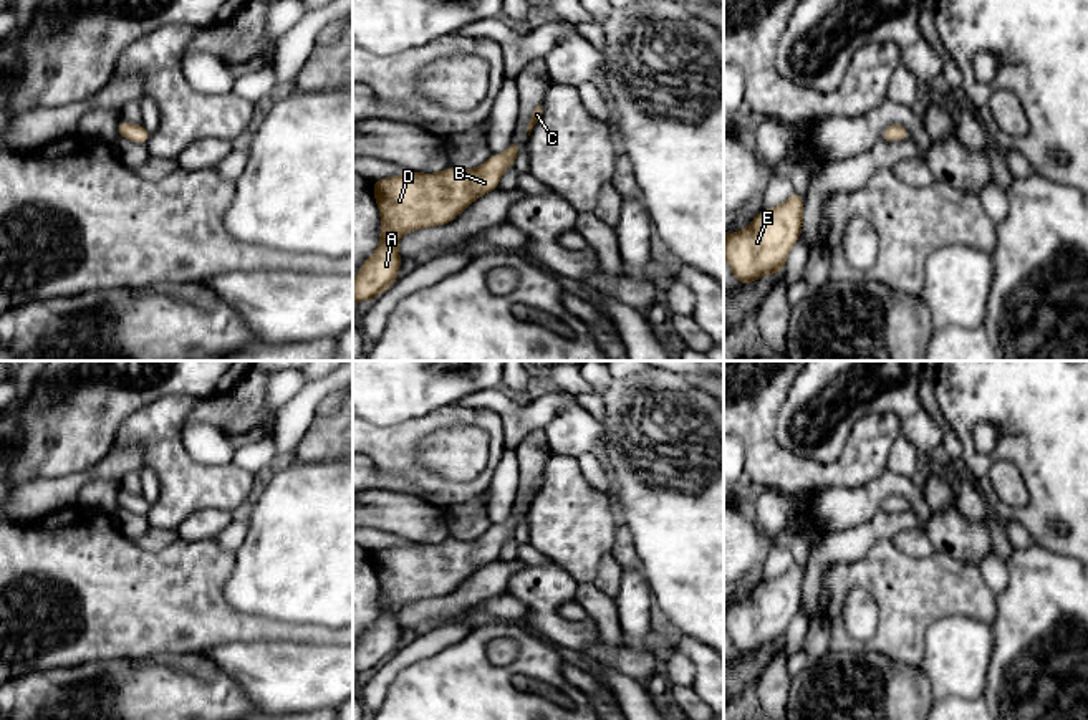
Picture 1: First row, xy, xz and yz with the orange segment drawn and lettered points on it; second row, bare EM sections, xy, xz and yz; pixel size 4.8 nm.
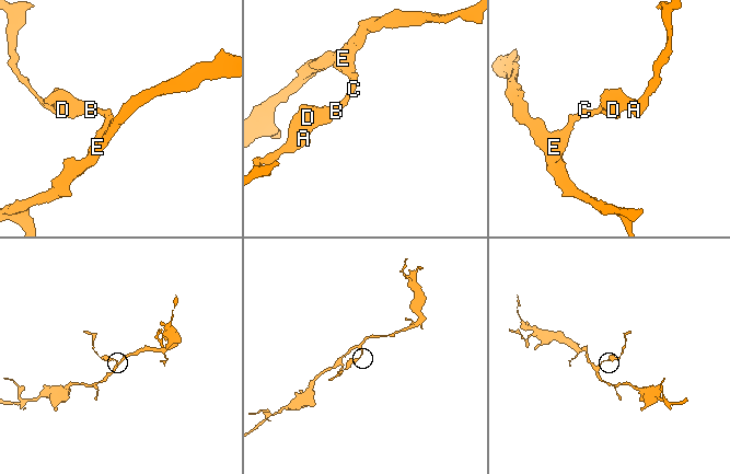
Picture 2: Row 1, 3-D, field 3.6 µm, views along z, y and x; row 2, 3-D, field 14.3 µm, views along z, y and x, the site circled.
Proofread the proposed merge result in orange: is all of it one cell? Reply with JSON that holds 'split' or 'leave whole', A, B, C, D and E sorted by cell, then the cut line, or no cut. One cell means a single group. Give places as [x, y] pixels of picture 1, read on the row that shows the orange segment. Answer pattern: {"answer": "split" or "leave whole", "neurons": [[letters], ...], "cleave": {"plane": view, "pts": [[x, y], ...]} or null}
{"answer": "leave whole", "neurons": [["A", "B", "C", "D", "E"]], "cleave": null}

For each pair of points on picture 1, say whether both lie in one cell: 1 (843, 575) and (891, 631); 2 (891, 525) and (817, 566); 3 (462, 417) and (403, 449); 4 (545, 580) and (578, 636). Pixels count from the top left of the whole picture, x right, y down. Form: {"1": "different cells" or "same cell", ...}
{"1": "same cell", "2": "same cell", "3": "same cell", "4": "same cell"}

